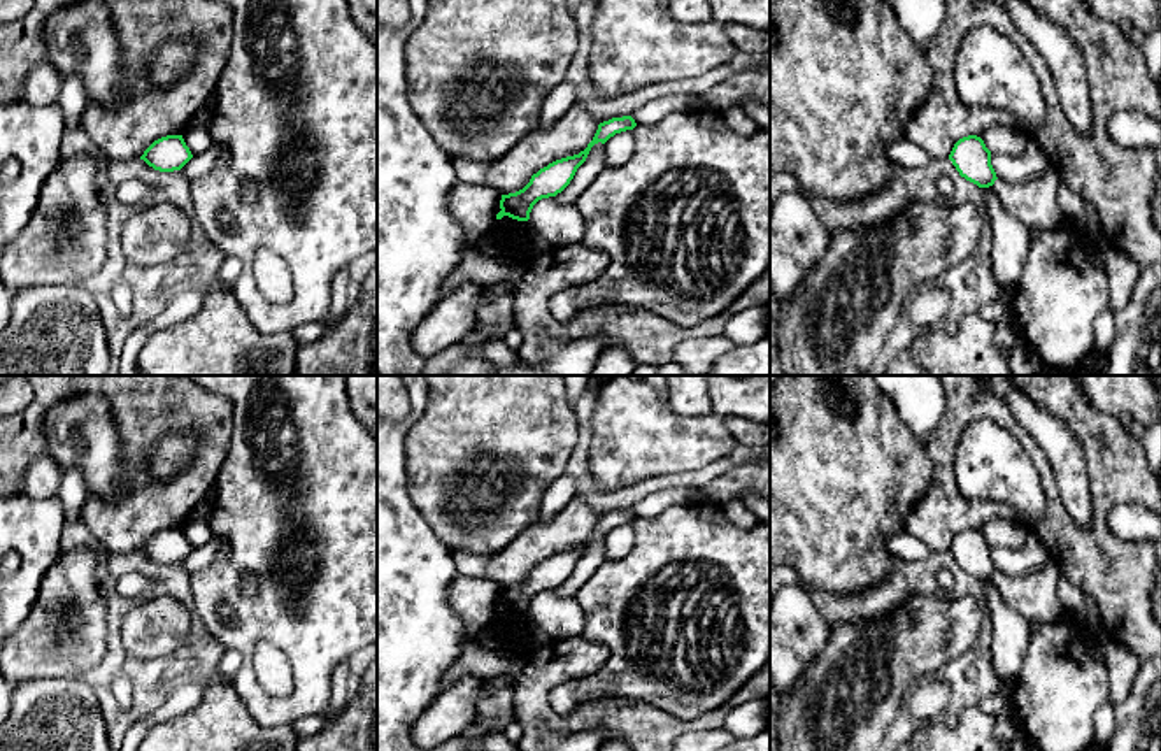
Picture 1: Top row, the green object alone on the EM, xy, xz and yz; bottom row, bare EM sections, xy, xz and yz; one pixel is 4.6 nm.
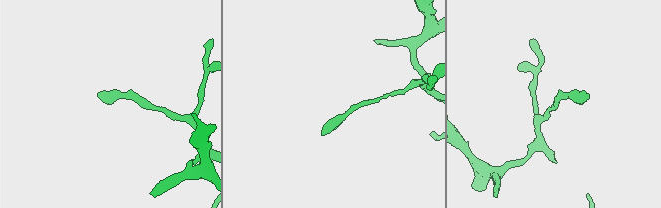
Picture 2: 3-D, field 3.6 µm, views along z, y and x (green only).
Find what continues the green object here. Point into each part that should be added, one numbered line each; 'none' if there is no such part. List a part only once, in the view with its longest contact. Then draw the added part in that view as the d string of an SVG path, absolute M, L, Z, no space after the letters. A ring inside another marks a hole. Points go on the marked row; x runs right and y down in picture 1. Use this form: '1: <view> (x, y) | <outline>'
none

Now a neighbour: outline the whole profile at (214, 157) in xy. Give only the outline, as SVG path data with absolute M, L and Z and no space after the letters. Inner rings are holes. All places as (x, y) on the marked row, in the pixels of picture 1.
M210 146L202 154L193 156L179 172L189 181L195 181L196 177L203 175L207 170L224 165L228 165L226 147Z

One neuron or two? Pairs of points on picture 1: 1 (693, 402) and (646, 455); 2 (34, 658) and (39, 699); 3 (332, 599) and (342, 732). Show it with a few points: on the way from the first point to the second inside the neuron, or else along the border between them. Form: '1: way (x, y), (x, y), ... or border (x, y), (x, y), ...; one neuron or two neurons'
1: border (665, 397), (679, 414), (712, 413); two neurons
2: border (78, 676), (35, 678), (18, 685); two neurons
3: border (335, 716), (328, 722); two neurons

